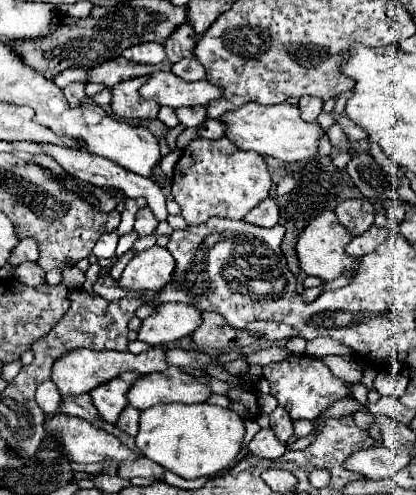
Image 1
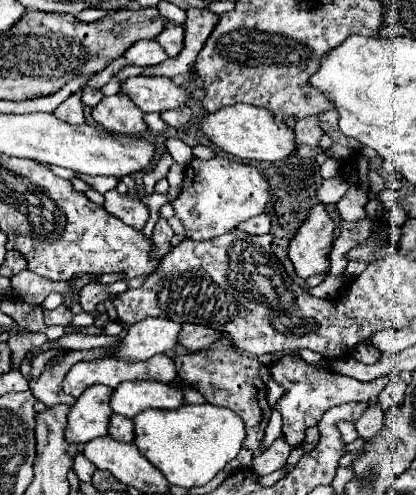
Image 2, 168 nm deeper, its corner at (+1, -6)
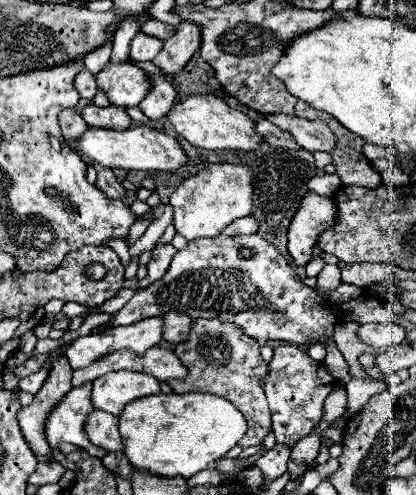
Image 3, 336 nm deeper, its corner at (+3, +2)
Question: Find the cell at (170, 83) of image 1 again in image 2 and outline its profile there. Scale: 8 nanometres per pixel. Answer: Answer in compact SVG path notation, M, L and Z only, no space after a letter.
M162 76L128 78L122 84L122 92L128 94L132 102L146 114L182 108L190 100L184 86L176 86L170 78L162 78Z

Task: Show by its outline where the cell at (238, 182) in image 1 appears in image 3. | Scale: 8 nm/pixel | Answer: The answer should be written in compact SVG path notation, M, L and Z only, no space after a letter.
M214 164L184 180L174 194L170 204L174 206L174 226L186 240L214 238L234 220L250 214L252 208L252 188L250 188L250 168L242 164Z

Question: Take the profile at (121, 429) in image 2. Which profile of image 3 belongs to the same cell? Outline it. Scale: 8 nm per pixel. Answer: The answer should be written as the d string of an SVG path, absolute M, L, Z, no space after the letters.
M90 412L84 422L84 432L88 440L104 450L120 450L122 440L118 436L118 418L110 416L106 412Z

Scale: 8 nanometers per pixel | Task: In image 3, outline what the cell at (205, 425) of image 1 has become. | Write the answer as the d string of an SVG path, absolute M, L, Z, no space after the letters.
M152 394L138 398L120 412L118 430L124 454L134 468L152 476L190 478L232 450L246 434L244 416L214 394Z

